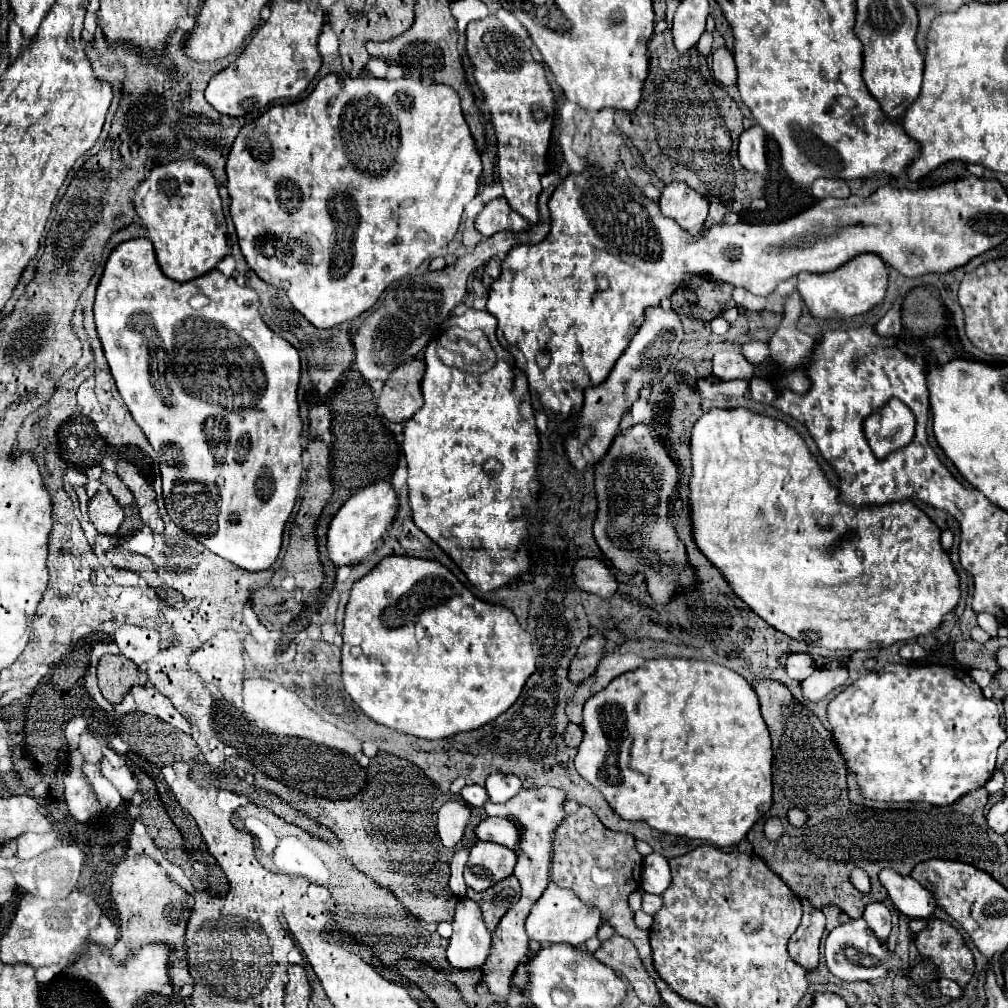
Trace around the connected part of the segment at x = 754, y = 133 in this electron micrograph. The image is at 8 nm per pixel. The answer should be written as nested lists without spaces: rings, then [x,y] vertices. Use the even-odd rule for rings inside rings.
[[[753,125],[741,133],[739,139],[739,161],[747,171],[765,173],[767,159],[765,159],[765,133],[759,125]]]

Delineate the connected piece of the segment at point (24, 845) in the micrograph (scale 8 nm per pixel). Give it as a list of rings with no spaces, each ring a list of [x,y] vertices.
[[[23,833],[17,837],[17,857],[19,859],[31,859],[35,855],[41,855],[43,851],[51,849],[55,843],[49,843],[49,833],[39,835],[39,833]]]

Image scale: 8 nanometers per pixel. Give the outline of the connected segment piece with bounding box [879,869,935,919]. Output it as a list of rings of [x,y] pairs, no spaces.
[[[883,869],[879,873],[879,879],[881,879],[883,887],[887,889],[889,899],[893,901],[893,905],[903,915],[907,915],[909,919],[927,919],[927,917],[931,917],[931,913],[935,909],[935,899],[915,879],[897,875],[891,869]]]

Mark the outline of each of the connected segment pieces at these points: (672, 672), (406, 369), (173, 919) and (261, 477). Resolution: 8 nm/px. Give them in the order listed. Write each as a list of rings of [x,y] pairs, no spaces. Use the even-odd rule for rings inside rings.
[[[657,657],[645,661],[639,669],[627,671],[619,677],[615,677],[603,691],[595,693],[583,707],[583,727],[585,737],[579,745],[577,757],[575,757],[575,769],[577,773],[587,779],[593,787],[597,787],[603,797],[609,801],[613,811],[623,819],[635,819],[645,821],[649,827],[669,833],[669,835],[681,835],[689,839],[703,839],[717,847],[731,847],[737,845],[749,829],[767,813],[773,805],[773,785],[771,785],[771,737],[767,731],[767,725],[759,711],[759,699],[753,691],[753,687],[735,671],[705,663],[701,659],[679,659],[679,657]]]
[[[413,359],[403,367],[397,367],[379,395],[379,407],[389,421],[405,423],[423,405],[421,379],[425,373],[425,361]]]
[[[137,855],[131,859],[123,859],[113,871],[113,903],[115,909],[121,911],[119,929],[121,935],[125,937],[129,951],[135,951],[141,947],[141,943],[151,941],[175,945],[177,953],[171,957],[171,979],[177,987],[189,985],[191,983],[189,969],[183,969],[187,953],[183,953],[181,947],[185,945],[185,929],[191,917],[193,897],[187,891],[183,891],[177,883],[173,883],[157,861],[153,861],[147,855]]]
[[[131,239],[121,243],[111,255],[105,265],[103,277],[97,287],[97,297],[95,297],[95,325],[97,333],[105,351],[105,357],[111,367],[111,375],[117,383],[117,389],[129,407],[135,423],[143,429],[147,435],[149,443],[161,457],[161,477],[163,477],[163,497],[165,497],[165,509],[175,521],[177,527],[187,531],[191,537],[195,537],[203,547],[207,547],[211,553],[219,555],[221,559],[231,561],[233,565],[241,567],[247,573],[259,573],[267,571],[279,551],[281,551],[281,541],[283,541],[283,529],[285,523],[297,503],[297,491],[301,485],[301,473],[303,473],[303,463],[301,463],[301,433],[303,433],[303,421],[299,415],[299,403],[297,403],[297,385],[301,377],[301,359],[299,351],[279,335],[275,335],[265,321],[259,315],[259,297],[251,287],[239,287],[233,277],[225,277],[219,269],[209,271],[203,277],[191,279],[187,283],[173,281],[165,277],[159,269],[155,249],[149,239]],[[203,297],[203,305],[195,305],[195,301]]]

